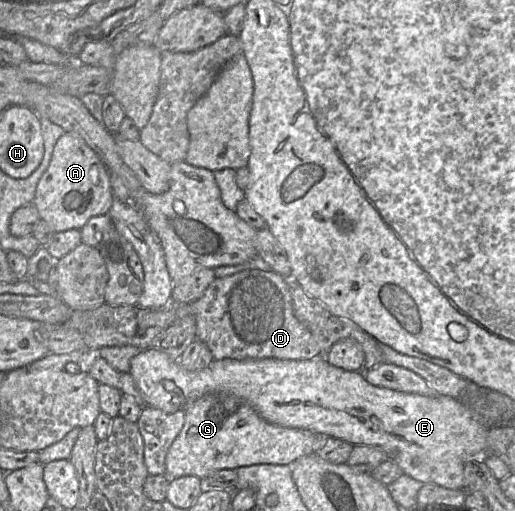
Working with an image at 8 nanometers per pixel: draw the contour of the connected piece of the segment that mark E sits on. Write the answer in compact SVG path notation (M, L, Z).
M149 348L142 350L139 354L134 356L130 361L130 375L134 378L139 386L145 401L145 405L160 409L166 413L174 413L178 410L184 410L189 404L201 398L202 396L212 392L230 392L235 396L245 400L249 403L262 418L268 422L296 429L305 429L315 433L327 435L328 437L338 438L346 441L354 446L369 445L378 446L387 452L389 459L392 459L402 469L403 473L411 478L422 483L434 483L451 490L458 490L464 488L464 464L467 460L478 458L486 454L486 435L487 428L485 428L471 412L457 399L445 395L423 396L415 393L406 393L389 388L378 387L368 383L364 378L364 372L347 371L339 367L329 364L325 357L318 357L310 360L277 360L277 359L246 359L234 360L223 359L213 360L212 363L199 371L187 371L183 369L175 360L172 360L166 353L157 348Z

